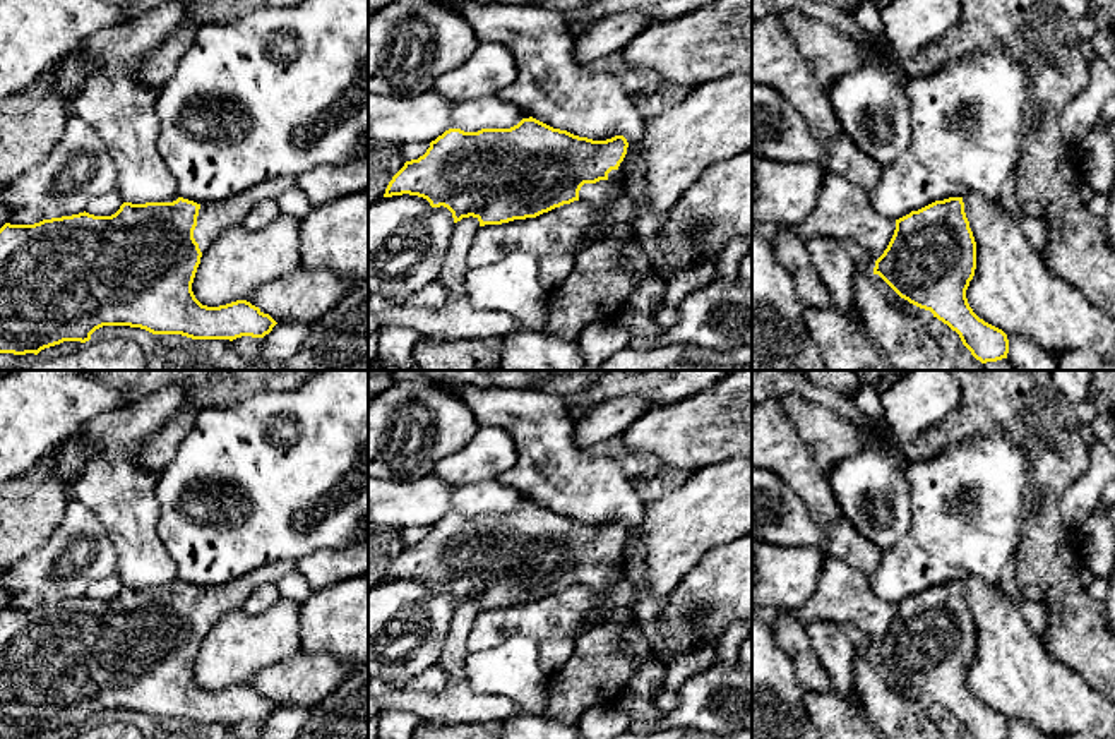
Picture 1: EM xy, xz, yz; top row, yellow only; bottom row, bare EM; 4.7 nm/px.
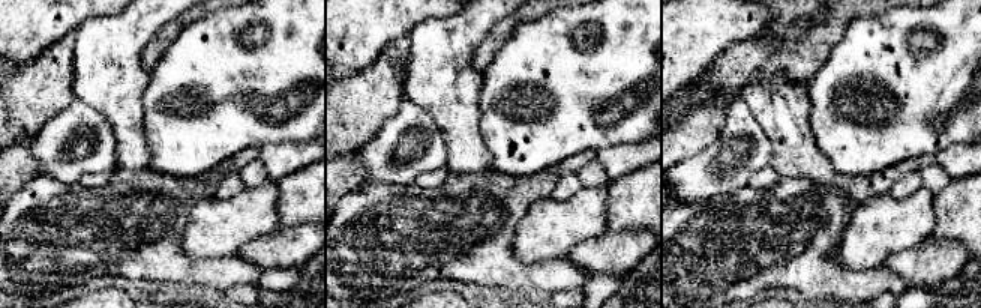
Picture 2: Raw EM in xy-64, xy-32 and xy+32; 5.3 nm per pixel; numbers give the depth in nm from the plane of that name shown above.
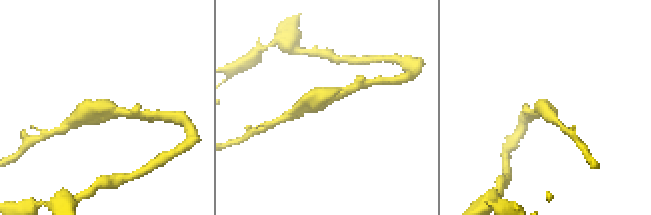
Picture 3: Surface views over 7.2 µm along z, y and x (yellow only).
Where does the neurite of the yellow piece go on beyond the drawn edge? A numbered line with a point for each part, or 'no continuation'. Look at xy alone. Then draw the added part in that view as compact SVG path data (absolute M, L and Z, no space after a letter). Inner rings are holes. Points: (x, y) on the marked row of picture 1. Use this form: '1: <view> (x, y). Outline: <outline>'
1: xy (214, 218). Outline: M283 175L260 182L238 195L200 206L197 226L194 230L194 238L199 243L200 252L204 254L226 228L243 225L248 211L255 204L264 199L276 199L291 187L295 187L295 178Z

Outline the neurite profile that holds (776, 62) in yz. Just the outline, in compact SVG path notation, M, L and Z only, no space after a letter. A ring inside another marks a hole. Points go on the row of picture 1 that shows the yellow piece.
M779 15L752 22L752 82L772 87L793 105L826 149L831 173L868 192L875 189L884 168L846 135L826 89L800 57Z

